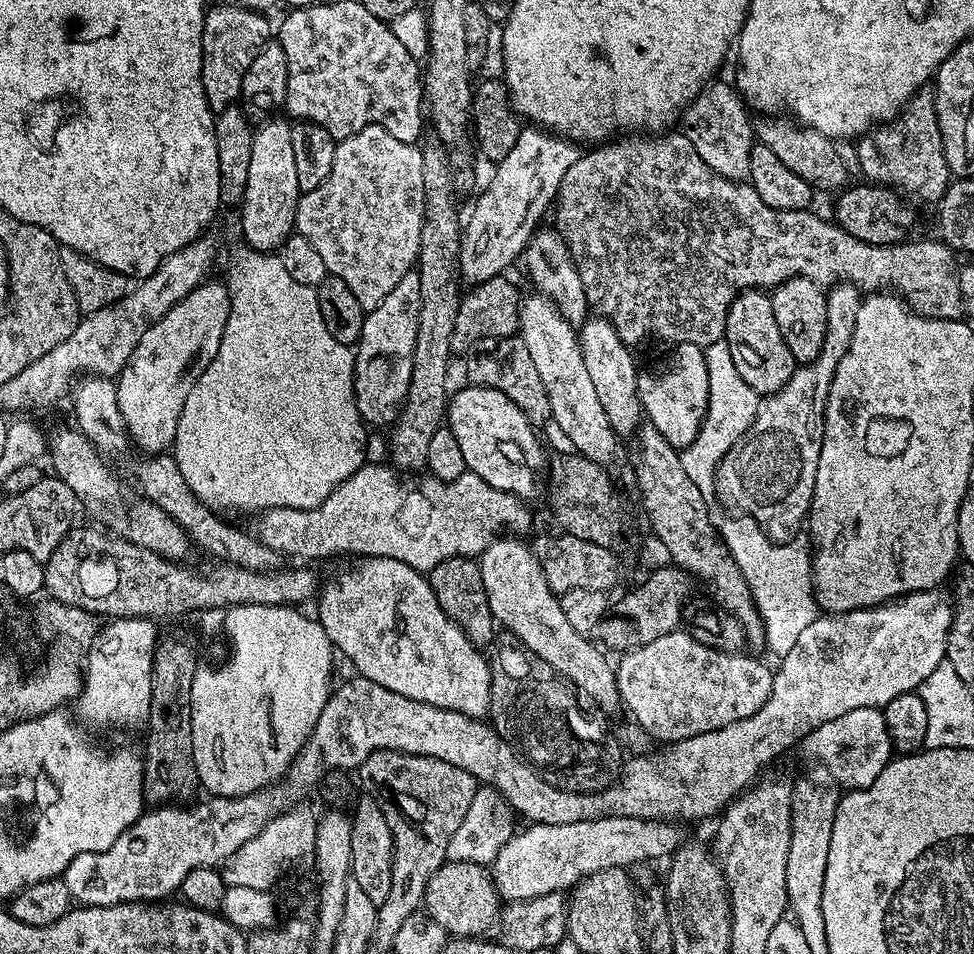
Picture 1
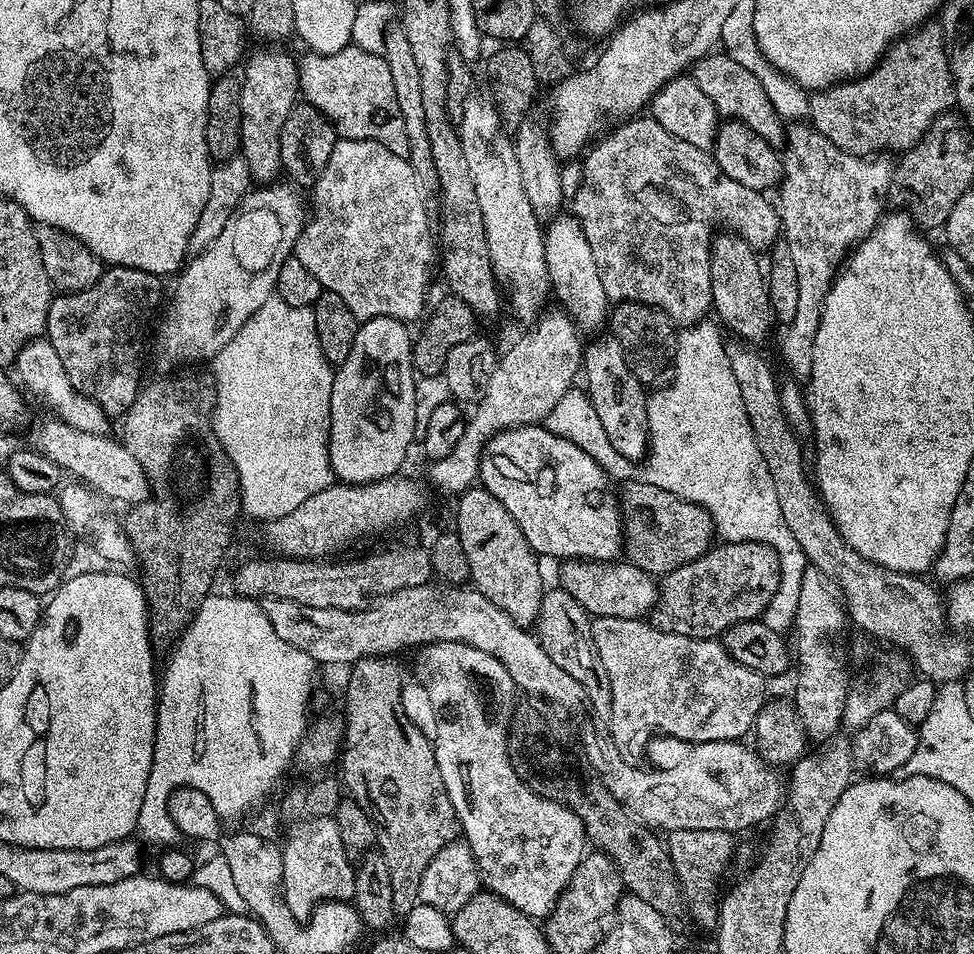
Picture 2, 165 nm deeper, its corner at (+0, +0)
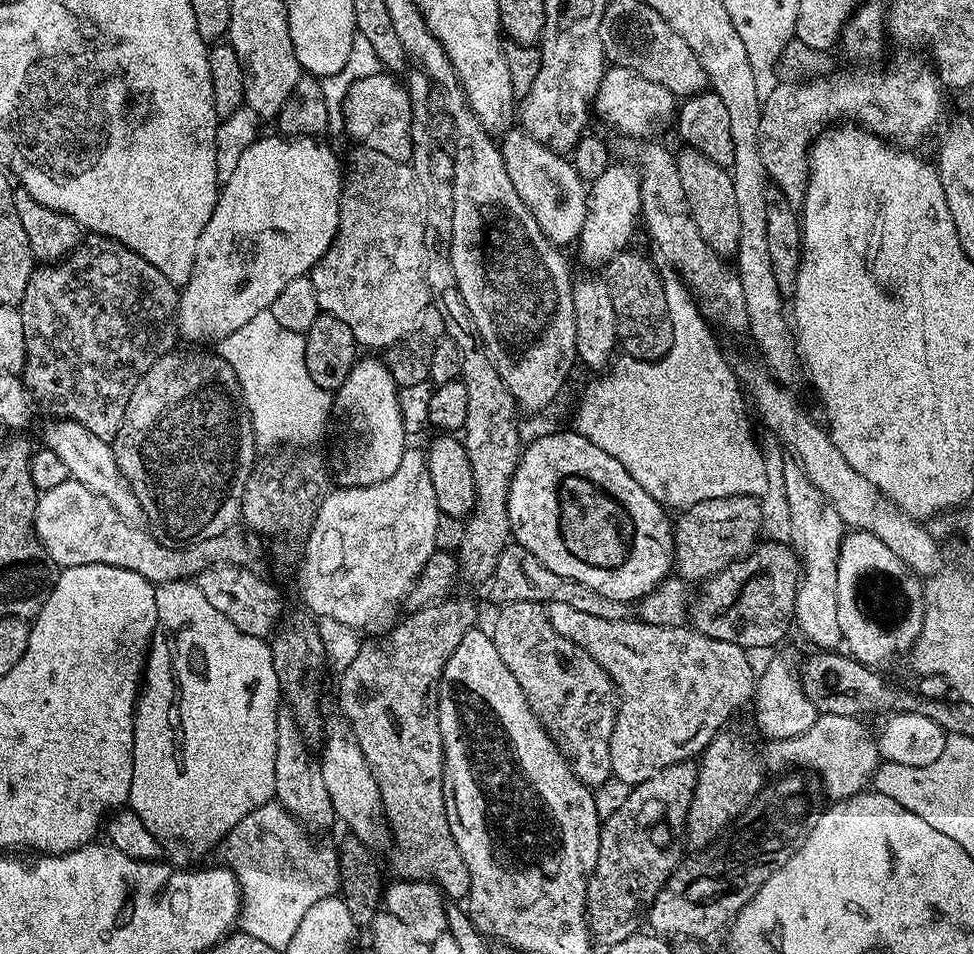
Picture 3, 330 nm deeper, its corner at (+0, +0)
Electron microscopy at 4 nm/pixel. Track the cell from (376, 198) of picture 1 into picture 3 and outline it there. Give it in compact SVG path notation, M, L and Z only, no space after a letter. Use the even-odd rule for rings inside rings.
M356 146L342 164L340 185L340 213L338 230L330 250L322 254L310 273L314 282L314 294L318 294L321 312L339 318L350 326L357 345L364 348L387 350L404 340L418 326L422 310L430 307L430 293L426 282L426 206L422 198L422 186L414 178L411 163L403 164L390 154L382 154L373 148Z

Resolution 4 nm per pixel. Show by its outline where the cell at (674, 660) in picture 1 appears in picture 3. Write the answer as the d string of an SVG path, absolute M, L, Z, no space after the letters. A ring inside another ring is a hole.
M563 602L549 604L547 605L547 610L550 622L558 630L558 634L562 634L562 638L570 638L570 642L582 646L586 650L586 654L590 654L590 658L594 658L594 662L598 662L598 666L602 666L608 671L608 677L616 684L618 707L616 709L616 721L614 722L614 734L610 734L610 766L612 767L613 777L617 781L620 779L622 783L628 784L627 786L635 786L646 782L646 778L658 774L658 770L662 770L666 766L699 757L704 749L708 747L708 743L729 727L728 719L747 700L749 703L753 699L757 677L754 675L754 668L752 672L751 662L748 661L749 653L730 642L718 642L718 638L706 638L702 633L688 626L683 628L650 626L649 624L643 624L639 618L629 618L626 620L596 618L594 614L586 614L582 610L574 610L574 606L566 606Z

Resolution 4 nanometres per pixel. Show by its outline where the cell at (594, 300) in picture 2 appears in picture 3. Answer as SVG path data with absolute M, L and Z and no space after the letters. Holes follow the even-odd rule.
M519 126L509 128L499 137L498 143L506 174L510 174L510 182L514 182L518 198L526 202L545 238L557 246L575 245L580 238L582 221L586 218L588 190L575 172L571 159L550 150Z

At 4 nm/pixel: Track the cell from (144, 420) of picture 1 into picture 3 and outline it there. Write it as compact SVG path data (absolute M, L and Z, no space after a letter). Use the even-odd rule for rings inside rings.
M275 134L276 136L261 135L256 141L247 147L239 159L238 166L235 167L234 174L228 181L219 185L216 193L216 205L214 214L210 214L210 222L206 222L206 230L202 230L202 238L198 238L198 246L194 254L194 270L192 277L179 289L180 305L176 308L176 326L181 337L188 340L212 340L218 342L234 330L239 330L254 318L254 314L262 314L271 309L274 298L282 294L282 289L286 284L298 278L307 276L312 271L312 267L330 250L330 246L336 237L338 230L338 214L340 213L340 185L342 183L342 160L332 153L332 148L328 144L321 142L314 136L290 136Z

